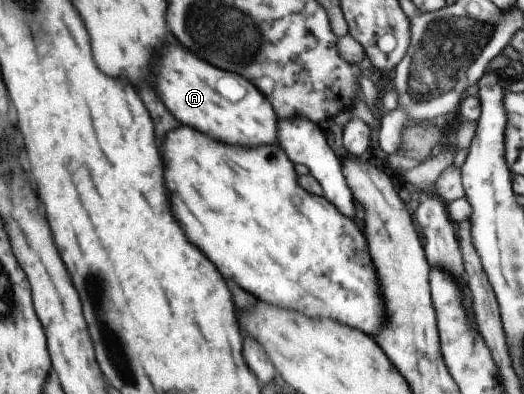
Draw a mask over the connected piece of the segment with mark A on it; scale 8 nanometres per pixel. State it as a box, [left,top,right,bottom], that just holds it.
[155,44,277,148]

